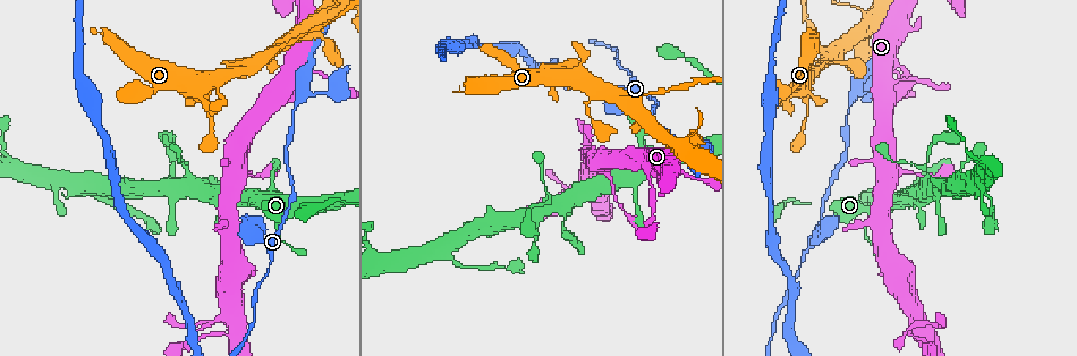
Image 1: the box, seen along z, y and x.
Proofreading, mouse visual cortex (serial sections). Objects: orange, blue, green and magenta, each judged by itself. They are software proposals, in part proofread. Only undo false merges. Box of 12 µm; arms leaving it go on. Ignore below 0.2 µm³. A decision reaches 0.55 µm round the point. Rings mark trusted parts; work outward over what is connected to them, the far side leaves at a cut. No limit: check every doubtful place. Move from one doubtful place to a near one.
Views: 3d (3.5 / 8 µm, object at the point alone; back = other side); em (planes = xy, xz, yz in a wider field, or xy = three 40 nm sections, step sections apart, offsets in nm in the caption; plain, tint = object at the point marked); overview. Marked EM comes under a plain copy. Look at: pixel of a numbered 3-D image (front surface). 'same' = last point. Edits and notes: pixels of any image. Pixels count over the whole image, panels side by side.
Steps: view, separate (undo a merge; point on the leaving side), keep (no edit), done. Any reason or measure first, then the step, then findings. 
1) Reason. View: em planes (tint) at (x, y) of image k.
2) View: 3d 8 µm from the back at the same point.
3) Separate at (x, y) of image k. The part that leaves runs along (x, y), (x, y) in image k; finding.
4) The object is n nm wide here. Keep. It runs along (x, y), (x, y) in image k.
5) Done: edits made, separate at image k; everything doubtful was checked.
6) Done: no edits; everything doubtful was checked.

Two arms in line, one across. View: 3d 3.5 µm at (664, 127) of image 1.

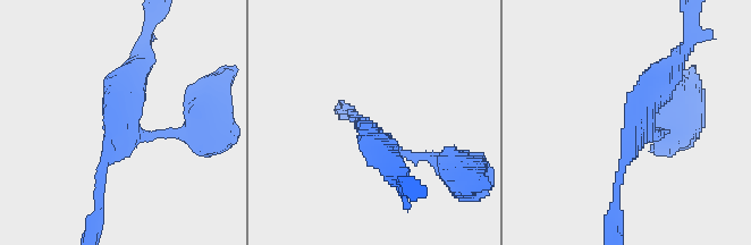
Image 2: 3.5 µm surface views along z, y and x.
3 arms meet here; the arms are 150, 150, 350 nm wide. View: em xy step 2 (tint) at (114, 126) of image 2.

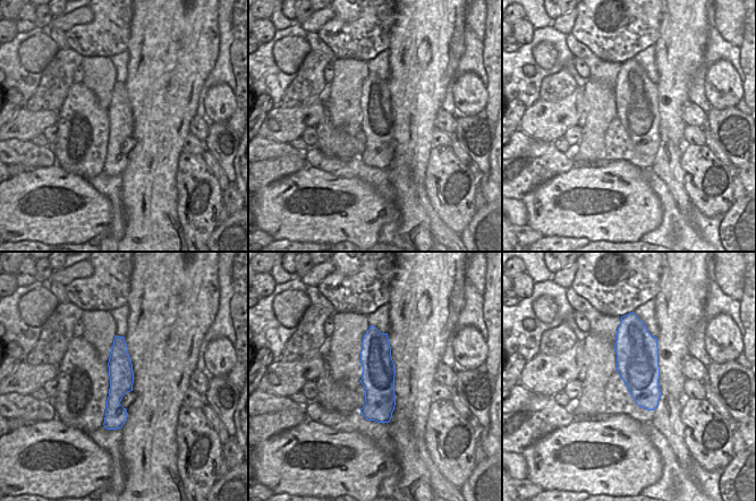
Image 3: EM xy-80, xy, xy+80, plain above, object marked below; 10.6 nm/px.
Keep. It runs along (98, 193), (116, 124), (182, 134) in image 2; one cell here.

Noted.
Arms part here. View: em xy step 1 (tint) at (264, 57) of image 1.

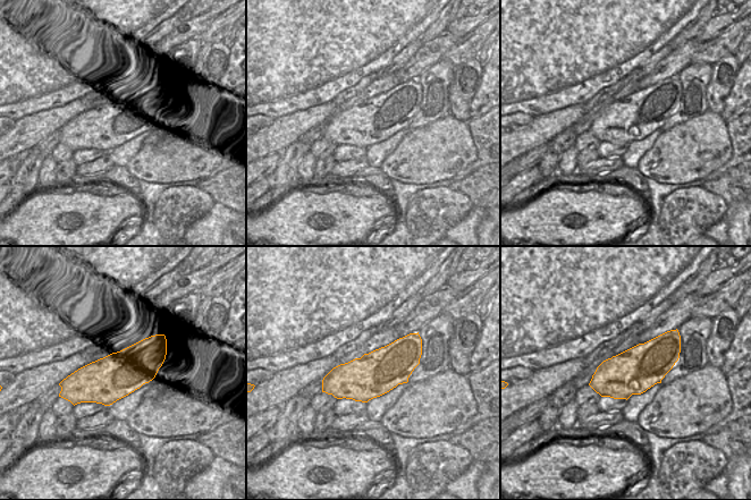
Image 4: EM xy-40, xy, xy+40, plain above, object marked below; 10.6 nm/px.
View: 3d 3.5 µm at the same point.

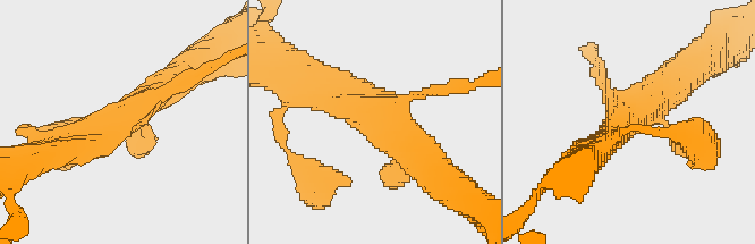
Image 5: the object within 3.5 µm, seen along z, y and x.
Keep. It runs along (321, 89), (373, 115), (429, 167) in image 5; all the same cell.

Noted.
A narrow waist. View: 3d 3.5 µm at (564, 188) of image 1.

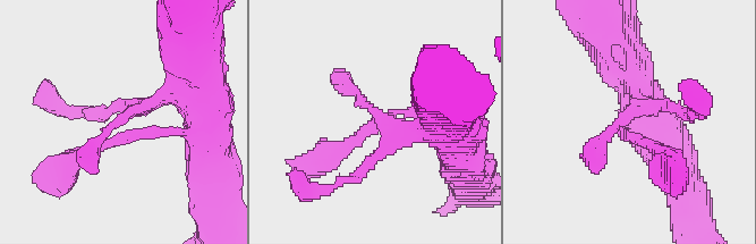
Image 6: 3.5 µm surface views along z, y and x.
View: em xy step 5 (tint) at (377, 120) of image 6.

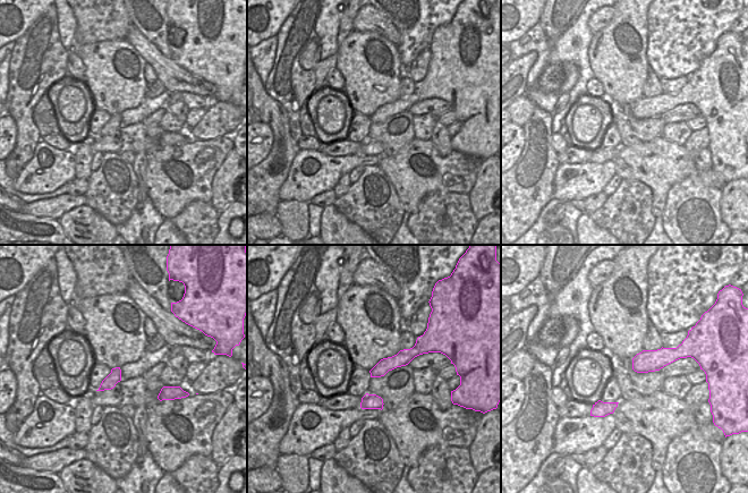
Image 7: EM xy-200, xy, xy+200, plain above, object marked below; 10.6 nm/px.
The object is 150 nm wide here. Keep. It runs along (418, 351), (385, 364), (373, 374) in image 7; continuous, no second cell.

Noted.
Done: no edits; everything doubtful was checked.

